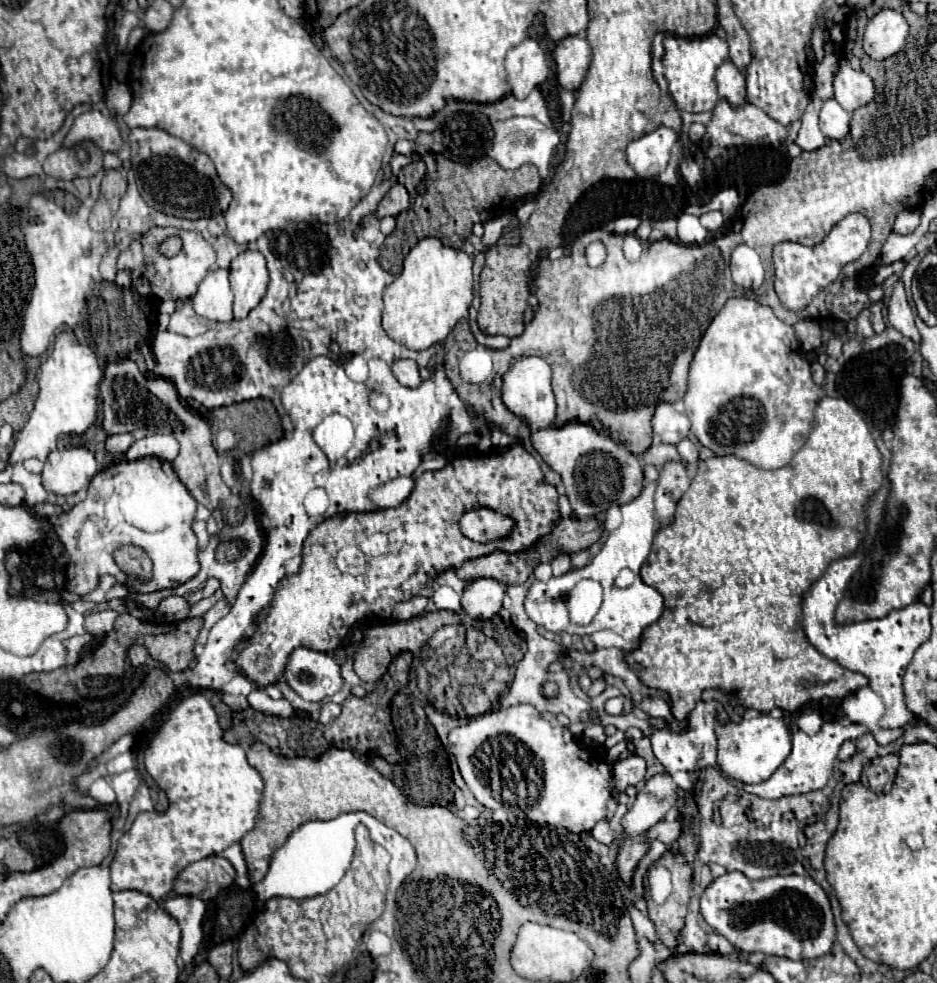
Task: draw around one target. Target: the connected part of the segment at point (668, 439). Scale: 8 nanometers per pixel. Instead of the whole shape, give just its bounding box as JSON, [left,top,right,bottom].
[653,402,689,444]

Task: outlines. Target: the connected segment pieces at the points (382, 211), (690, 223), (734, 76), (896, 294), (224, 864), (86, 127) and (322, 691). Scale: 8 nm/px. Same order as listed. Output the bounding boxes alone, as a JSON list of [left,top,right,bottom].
[[375,184,409,220],[677,214,707,244],[717,64,747,108],[887,280,919,342],[175,856,235,900],[65,110,123,154],[285,648,343,702]]

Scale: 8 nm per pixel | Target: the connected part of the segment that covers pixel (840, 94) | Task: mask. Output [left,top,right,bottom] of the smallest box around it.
[835,58,875,112]

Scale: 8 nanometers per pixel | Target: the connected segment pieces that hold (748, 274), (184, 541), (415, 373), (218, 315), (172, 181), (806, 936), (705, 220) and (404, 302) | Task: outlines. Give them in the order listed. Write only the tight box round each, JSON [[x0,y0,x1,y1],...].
[[731,244,765,290],[53,456,201,596],[391,360,421,386],[191,270,233,322],[129,128,231,218],[701,872,835,960],[701,212,725,232],[383,238,473,350]]

